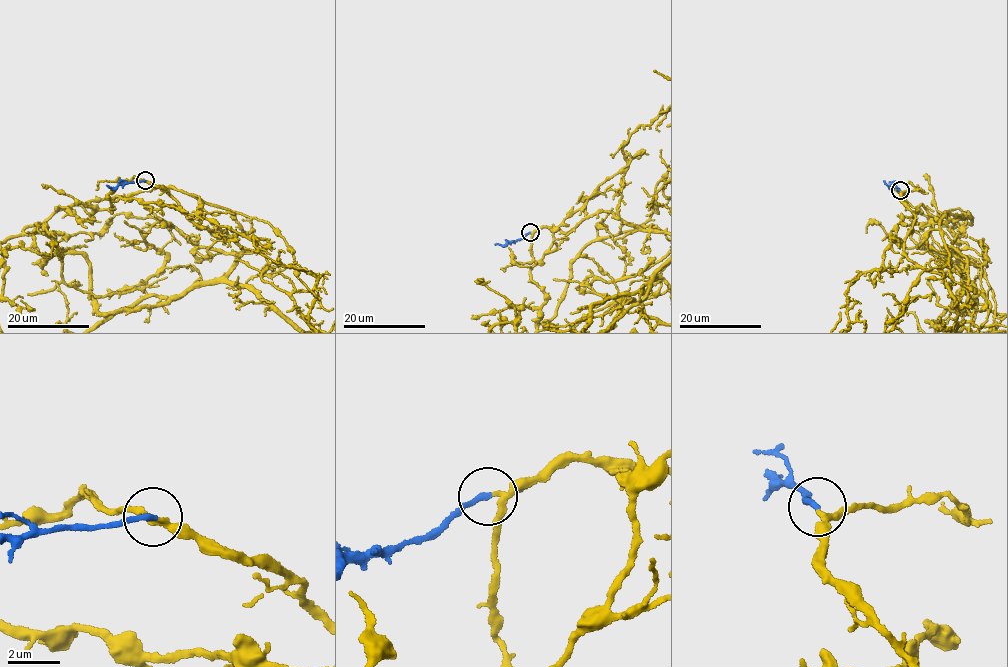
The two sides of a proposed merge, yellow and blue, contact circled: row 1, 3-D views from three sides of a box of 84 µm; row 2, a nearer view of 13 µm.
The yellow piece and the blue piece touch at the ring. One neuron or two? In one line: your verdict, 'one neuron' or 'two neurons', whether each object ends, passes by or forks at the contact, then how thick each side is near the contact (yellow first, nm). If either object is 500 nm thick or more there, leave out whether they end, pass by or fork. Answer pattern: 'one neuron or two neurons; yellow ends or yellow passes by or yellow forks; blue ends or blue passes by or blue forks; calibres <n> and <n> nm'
one neuron; yellow passes by; blue ends; calibres 240 and 220 nm

